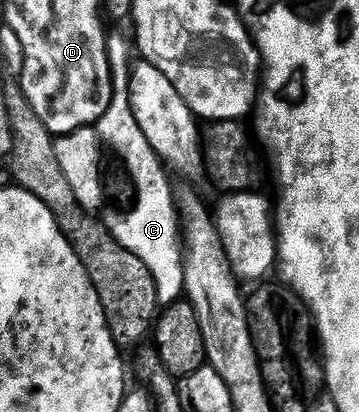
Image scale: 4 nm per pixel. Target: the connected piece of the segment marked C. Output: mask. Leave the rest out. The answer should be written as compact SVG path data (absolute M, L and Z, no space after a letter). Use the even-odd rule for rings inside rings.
M114 35L109 37L108 47L110 49L110 73L114 76L114 93L108 110L98 119L96 125L98 137L101 138L107 149L114 148L115 154L126 163L126 168L130 171L131 178L134 179L134 188L138 191L138 201L135 202L134 209L127 216L118 216L114 221L109 221L108 227L116 238L116 242L120 242L120 246L132 250L132 254L136 254L136 258L140 258L140 262L144 262L144 266L148 266L148 270L156 282L159 305L169 306L175 301L183 299L186 286L184 244L180 239L180 208L176 203L176 196L174 200L173 190L170 189L170 180L166 177L167 165L162 163L156 150L152 150L148 138L144 138L144 130L140 130L140 122L136 122L136 114L130 101L130 73L132 71L130 48L120 37Z

